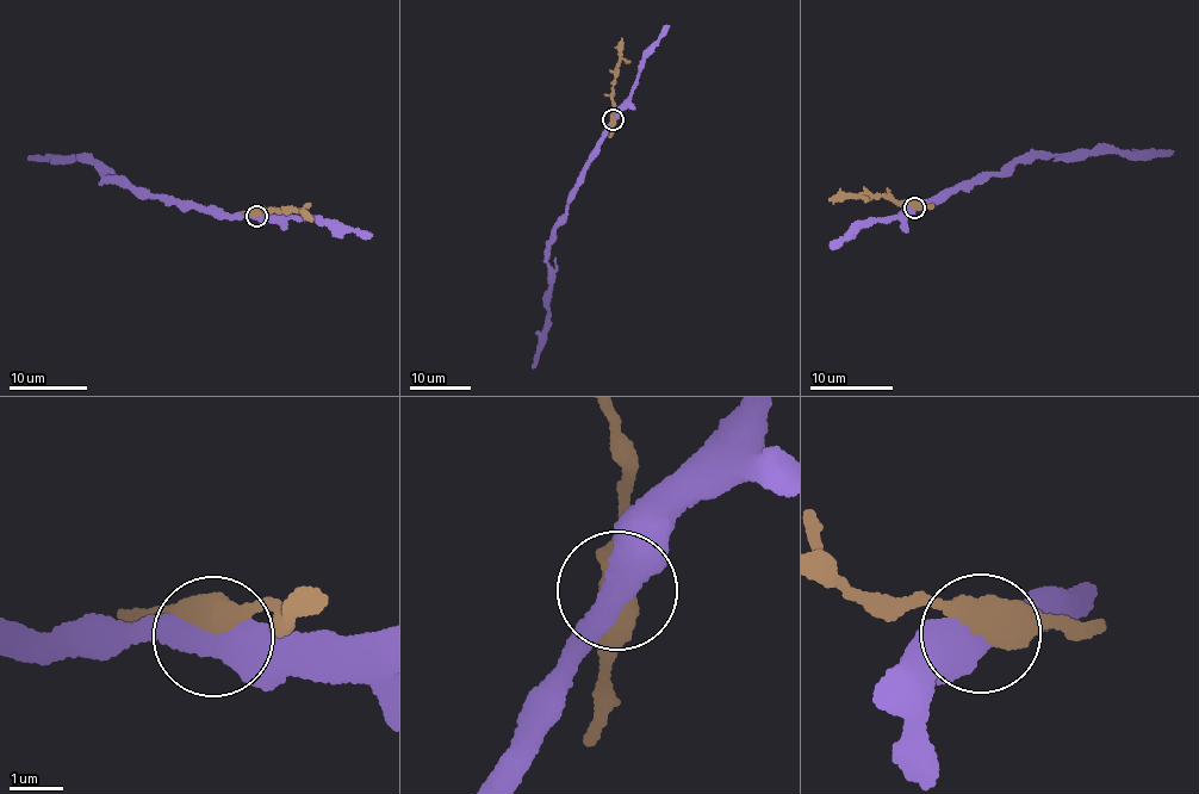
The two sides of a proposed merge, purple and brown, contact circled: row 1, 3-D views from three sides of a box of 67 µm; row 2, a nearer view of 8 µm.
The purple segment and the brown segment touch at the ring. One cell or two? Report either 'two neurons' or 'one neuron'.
two neurons

